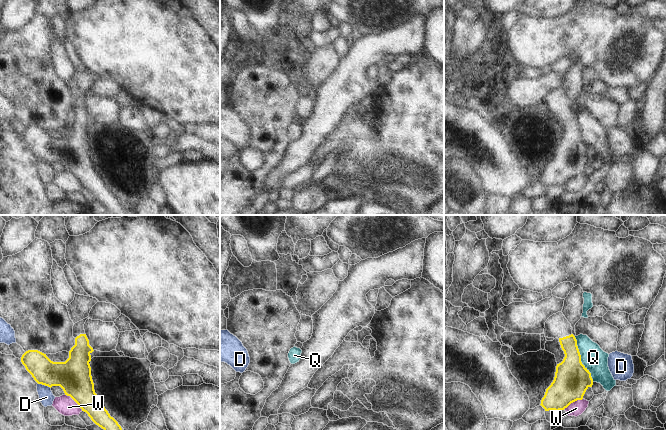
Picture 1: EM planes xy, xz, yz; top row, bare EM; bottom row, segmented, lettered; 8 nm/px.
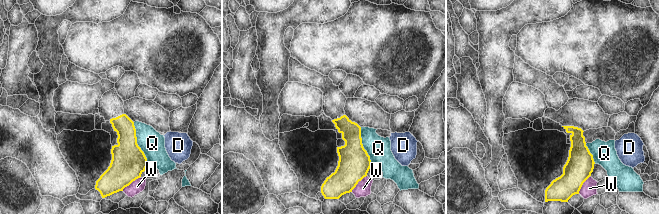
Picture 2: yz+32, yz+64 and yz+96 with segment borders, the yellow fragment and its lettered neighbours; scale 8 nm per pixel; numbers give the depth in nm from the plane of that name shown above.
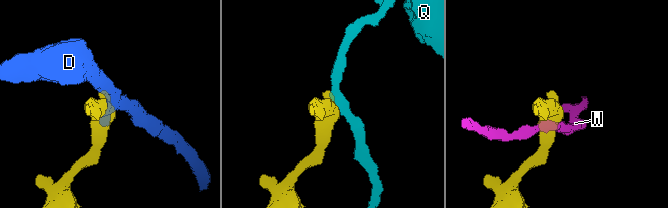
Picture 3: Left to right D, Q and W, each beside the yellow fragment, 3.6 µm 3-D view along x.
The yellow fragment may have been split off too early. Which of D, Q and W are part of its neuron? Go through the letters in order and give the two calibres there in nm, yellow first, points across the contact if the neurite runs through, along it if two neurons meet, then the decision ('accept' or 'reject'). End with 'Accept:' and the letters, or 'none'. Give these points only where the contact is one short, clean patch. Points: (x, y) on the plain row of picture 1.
D: 280/120 nm | reject
Q: 280/190 nm | along yz (574, 112), (577, 118), (580, 137), (590, 149), (593, 157) | reject
W: 280/160 nm | reject
Accept: none

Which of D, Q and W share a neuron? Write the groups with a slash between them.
D / Q / W

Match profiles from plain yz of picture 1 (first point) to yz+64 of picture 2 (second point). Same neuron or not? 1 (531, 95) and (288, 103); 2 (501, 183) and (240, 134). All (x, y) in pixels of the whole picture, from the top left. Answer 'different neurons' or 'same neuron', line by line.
1: same neuron
2: same neuron

